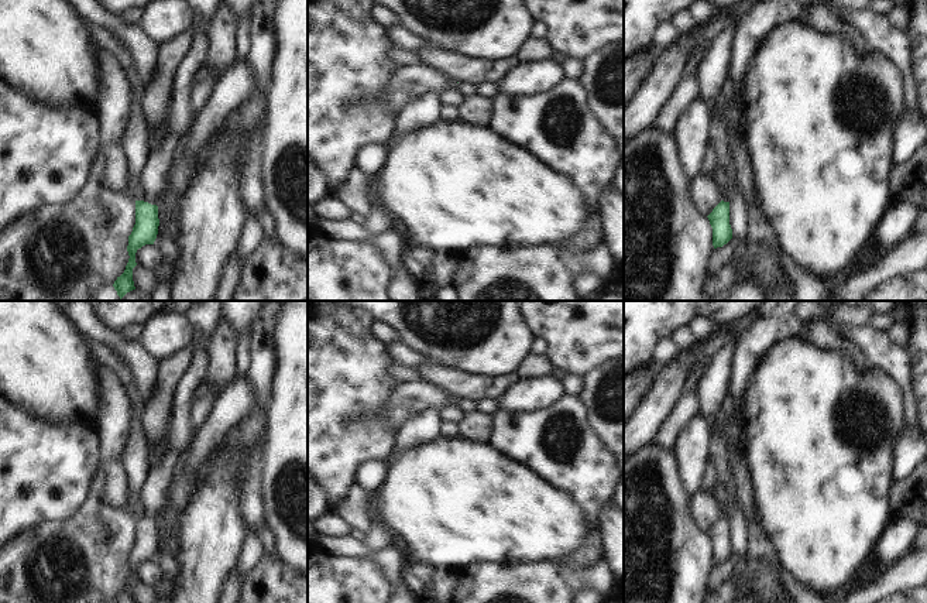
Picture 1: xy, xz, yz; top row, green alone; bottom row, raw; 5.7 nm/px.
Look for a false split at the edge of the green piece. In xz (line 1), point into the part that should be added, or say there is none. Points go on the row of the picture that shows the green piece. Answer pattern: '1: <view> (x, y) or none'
1: none

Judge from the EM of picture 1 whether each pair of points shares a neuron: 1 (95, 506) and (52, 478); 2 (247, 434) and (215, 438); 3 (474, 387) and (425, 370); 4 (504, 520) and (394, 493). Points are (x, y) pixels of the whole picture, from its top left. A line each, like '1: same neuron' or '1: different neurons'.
1: different neurons
2: different neurons
3: same neuron
4: same neuron

